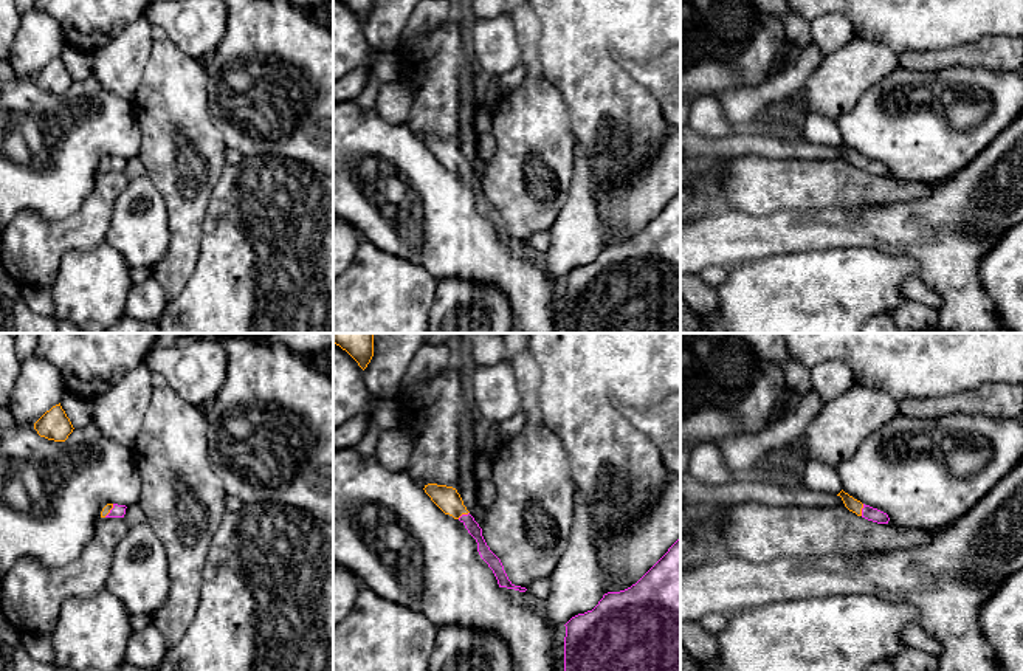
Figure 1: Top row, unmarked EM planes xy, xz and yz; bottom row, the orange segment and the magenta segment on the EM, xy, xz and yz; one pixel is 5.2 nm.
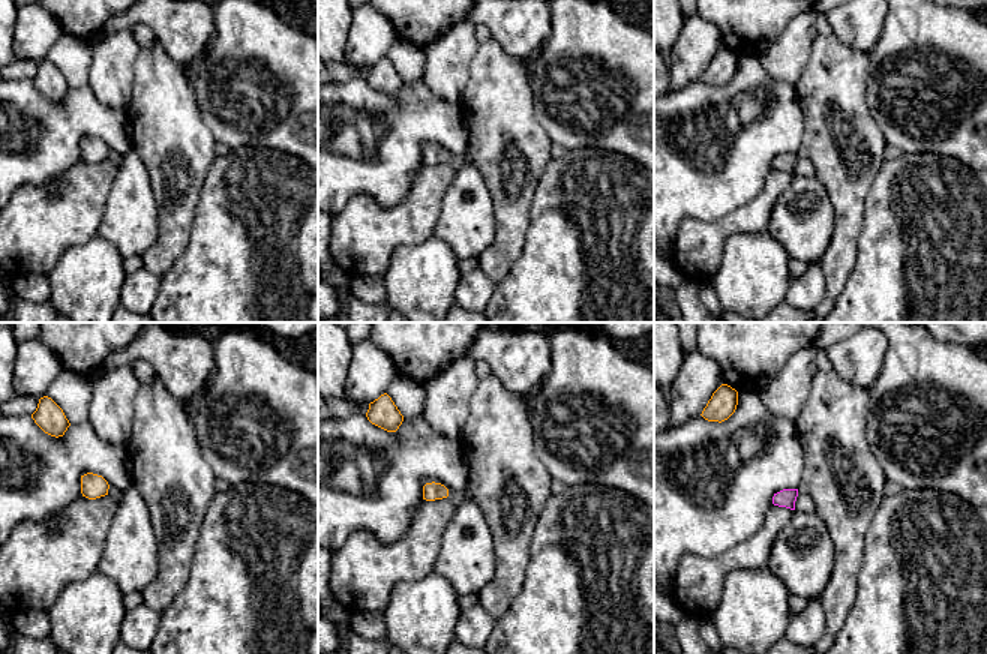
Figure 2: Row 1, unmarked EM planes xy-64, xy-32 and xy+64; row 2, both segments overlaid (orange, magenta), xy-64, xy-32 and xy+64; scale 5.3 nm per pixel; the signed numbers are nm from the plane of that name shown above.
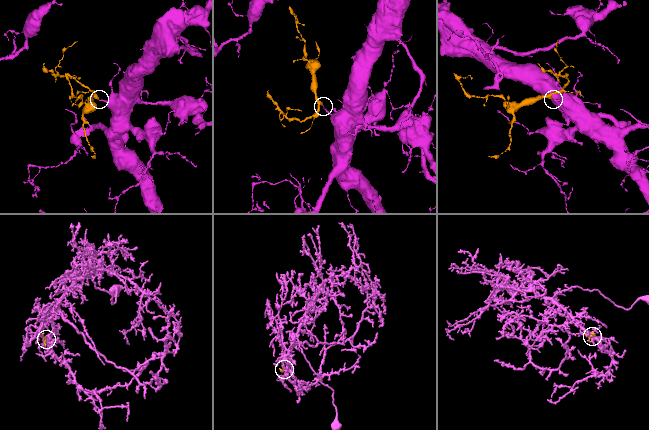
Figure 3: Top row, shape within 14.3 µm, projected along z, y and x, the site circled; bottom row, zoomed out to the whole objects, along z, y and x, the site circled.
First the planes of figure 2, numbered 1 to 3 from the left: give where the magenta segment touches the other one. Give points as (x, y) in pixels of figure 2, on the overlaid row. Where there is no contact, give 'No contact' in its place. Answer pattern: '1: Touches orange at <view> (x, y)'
1: No contact
2: No contact
3: No contact

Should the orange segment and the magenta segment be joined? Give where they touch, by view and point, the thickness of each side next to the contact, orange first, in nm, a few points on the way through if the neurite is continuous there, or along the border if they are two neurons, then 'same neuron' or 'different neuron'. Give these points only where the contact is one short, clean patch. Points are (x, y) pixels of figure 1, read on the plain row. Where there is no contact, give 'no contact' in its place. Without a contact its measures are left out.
meets orange in yz at (861, 163); 70 nm thick on the orange side, 70 nm on the other; runs through yz (854, 158), (861, 163), (870, 166); same neuron

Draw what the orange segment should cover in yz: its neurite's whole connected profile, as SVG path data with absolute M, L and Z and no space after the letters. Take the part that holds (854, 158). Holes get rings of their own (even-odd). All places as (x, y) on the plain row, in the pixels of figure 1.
M843 143L837 149L840 149L845 160L849 164L856 166L857 169L862 169L862 170L873 174L873 175L877 175L877 177L888 177L890 170L887 166L862 157L860 153L854 152L848 146L845 146Z

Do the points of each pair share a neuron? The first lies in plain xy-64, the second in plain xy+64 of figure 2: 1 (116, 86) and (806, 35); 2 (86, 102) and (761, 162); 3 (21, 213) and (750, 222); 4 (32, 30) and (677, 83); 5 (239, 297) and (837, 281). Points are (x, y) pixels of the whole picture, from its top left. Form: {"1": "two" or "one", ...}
{"1": "one", "2": "one", "3": "one", "4": "one", "5": "two"}

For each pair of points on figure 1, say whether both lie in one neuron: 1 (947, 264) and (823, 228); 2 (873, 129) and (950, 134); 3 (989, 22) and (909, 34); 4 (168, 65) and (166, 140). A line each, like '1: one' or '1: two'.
1: one
2: one
3: one
4: one

